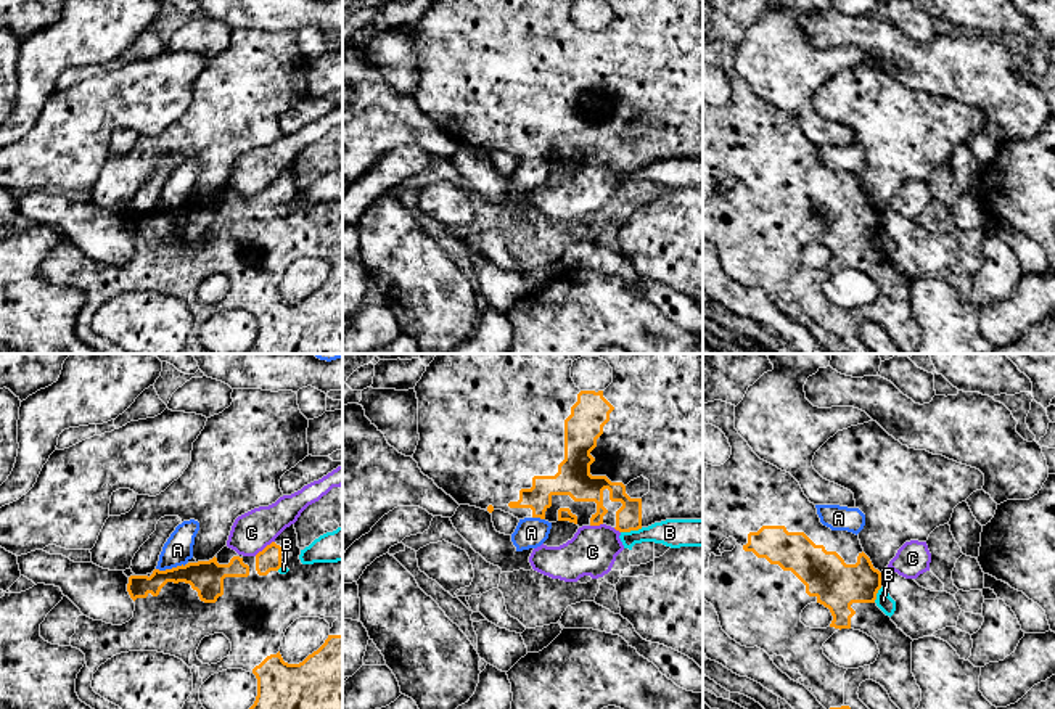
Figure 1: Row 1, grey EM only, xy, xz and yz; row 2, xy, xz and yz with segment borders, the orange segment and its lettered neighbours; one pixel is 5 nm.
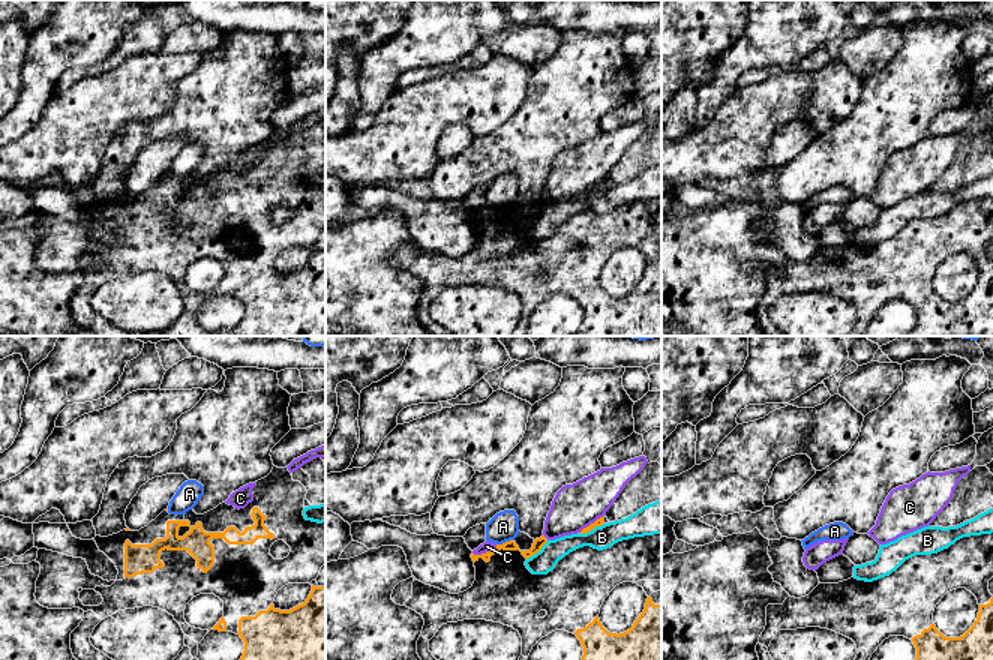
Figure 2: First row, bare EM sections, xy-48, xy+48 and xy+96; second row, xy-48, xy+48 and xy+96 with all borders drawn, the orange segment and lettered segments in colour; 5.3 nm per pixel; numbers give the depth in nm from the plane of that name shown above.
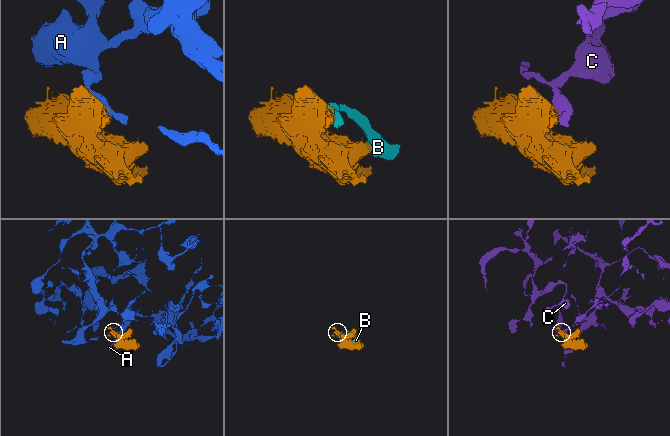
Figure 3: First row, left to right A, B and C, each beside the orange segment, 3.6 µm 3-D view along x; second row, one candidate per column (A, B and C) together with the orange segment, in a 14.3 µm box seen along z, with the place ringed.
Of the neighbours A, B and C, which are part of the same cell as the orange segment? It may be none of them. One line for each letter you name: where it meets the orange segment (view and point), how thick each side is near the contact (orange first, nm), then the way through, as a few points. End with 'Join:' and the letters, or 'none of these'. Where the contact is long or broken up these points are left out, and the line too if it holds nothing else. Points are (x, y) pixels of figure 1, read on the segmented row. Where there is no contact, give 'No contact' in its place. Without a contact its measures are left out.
Join: none of these

